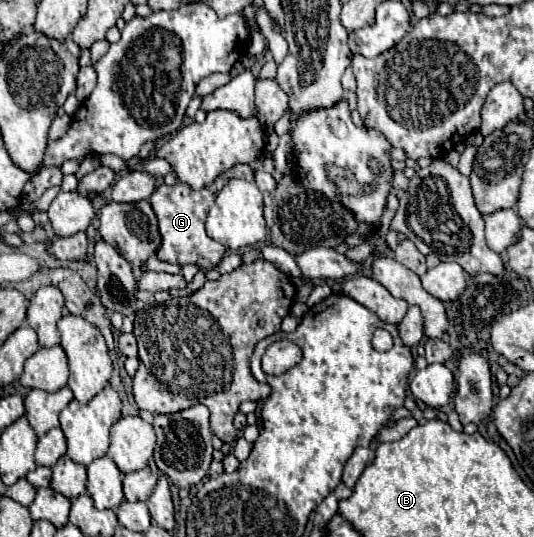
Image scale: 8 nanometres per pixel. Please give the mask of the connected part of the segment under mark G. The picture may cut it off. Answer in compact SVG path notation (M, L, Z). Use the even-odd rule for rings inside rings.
M162 184L160 188L154 190L154 194L150 196L150 206L156 212L158 218L158 230L162 234L162 242L156 250L156 258L162 262L170 262L170 264L196 264L202 270L214 268L218 266L218 262L222 260L226 248L208 238L206 230L204 230L204 222L206 222L206 214L210 208L210 200L214 196L210 194L208 188L200 188L200 190L192 190L188 184L174 184L174 186L166 186Z

